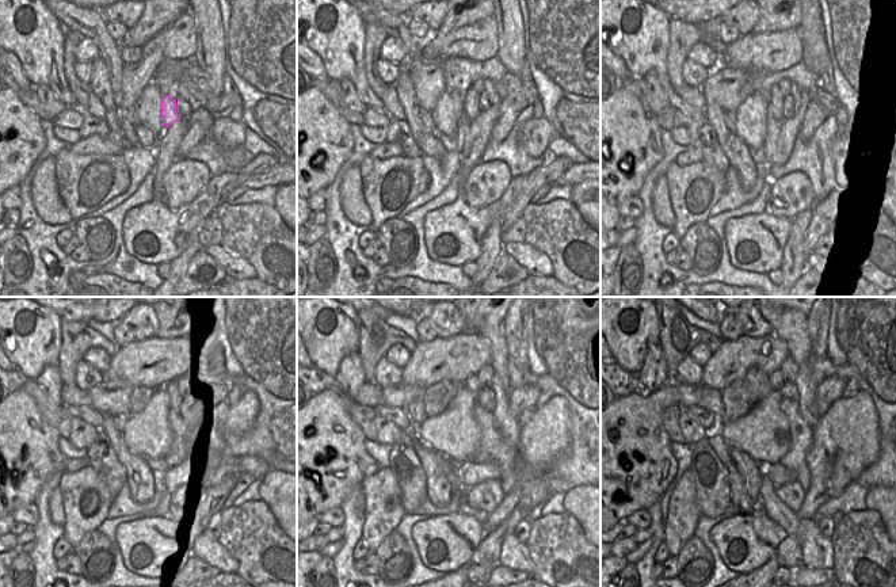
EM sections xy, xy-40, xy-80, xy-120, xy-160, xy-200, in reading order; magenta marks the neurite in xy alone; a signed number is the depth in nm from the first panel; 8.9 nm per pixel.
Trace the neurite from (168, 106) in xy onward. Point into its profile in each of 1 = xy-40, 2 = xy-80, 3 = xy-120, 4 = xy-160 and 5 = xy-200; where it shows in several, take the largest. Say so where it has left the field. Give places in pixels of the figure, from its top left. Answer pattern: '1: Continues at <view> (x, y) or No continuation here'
1: Continues at xy-40 (472, 100)
2: Continues at xy-80 (776, 99)
3: Continues at xy-120 (170, 388)
4: Continues at xy-160 (472, 384)
5: Continues at xy-200 (776, 378)

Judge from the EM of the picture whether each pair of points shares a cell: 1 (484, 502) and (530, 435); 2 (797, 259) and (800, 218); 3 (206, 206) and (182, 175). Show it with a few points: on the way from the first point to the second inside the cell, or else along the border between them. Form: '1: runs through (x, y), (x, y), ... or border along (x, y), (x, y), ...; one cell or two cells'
1: border along (506, 494), (488, 515); two cells
2: runs through (797, 250), (797, 228); one cell
3: border along (212, 176), (190, 202), (178, 209), (170, 209); two cells

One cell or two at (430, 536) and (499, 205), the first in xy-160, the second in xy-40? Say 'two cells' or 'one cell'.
one cell

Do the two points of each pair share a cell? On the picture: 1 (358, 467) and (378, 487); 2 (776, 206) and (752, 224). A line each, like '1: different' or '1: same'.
1: different
2: different

